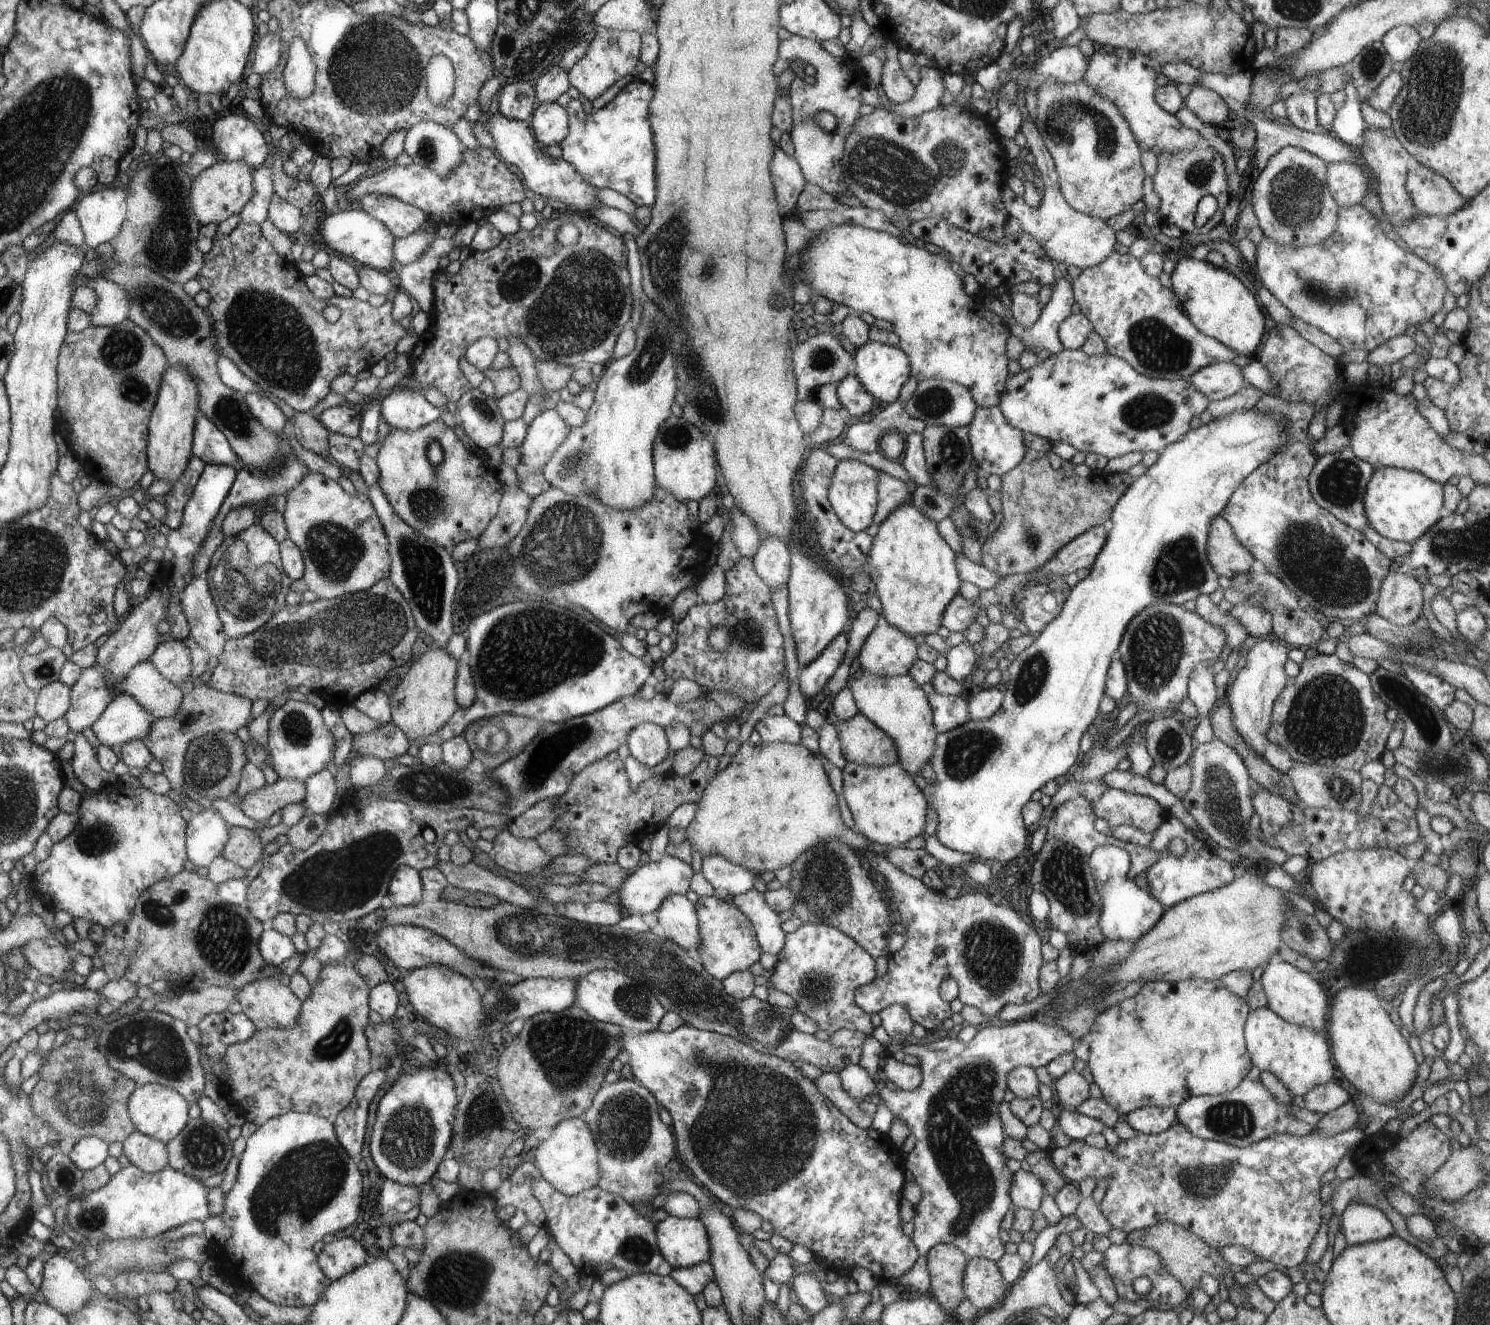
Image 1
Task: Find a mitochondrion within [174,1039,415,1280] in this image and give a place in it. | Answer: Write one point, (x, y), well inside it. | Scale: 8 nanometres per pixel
(300, 1184)

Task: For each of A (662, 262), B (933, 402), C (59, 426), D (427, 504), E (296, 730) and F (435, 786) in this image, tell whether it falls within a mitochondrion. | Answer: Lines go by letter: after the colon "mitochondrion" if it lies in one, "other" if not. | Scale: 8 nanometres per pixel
A: mitochondrion
B: mitochondrion
C: other
D: mitochondrion
E: mitochondrion
F: mitochondrion

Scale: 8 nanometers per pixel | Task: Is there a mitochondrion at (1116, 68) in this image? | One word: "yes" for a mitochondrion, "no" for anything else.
no

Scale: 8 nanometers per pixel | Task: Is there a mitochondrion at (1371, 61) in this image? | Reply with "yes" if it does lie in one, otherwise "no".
yes

